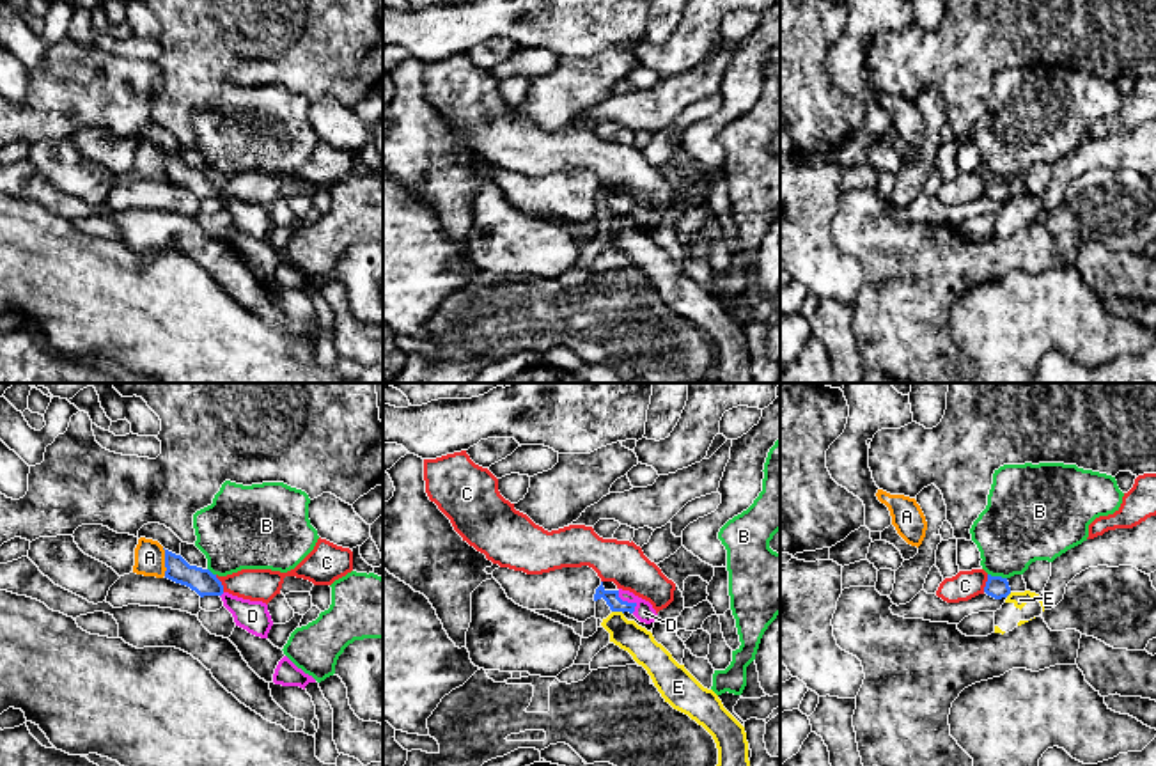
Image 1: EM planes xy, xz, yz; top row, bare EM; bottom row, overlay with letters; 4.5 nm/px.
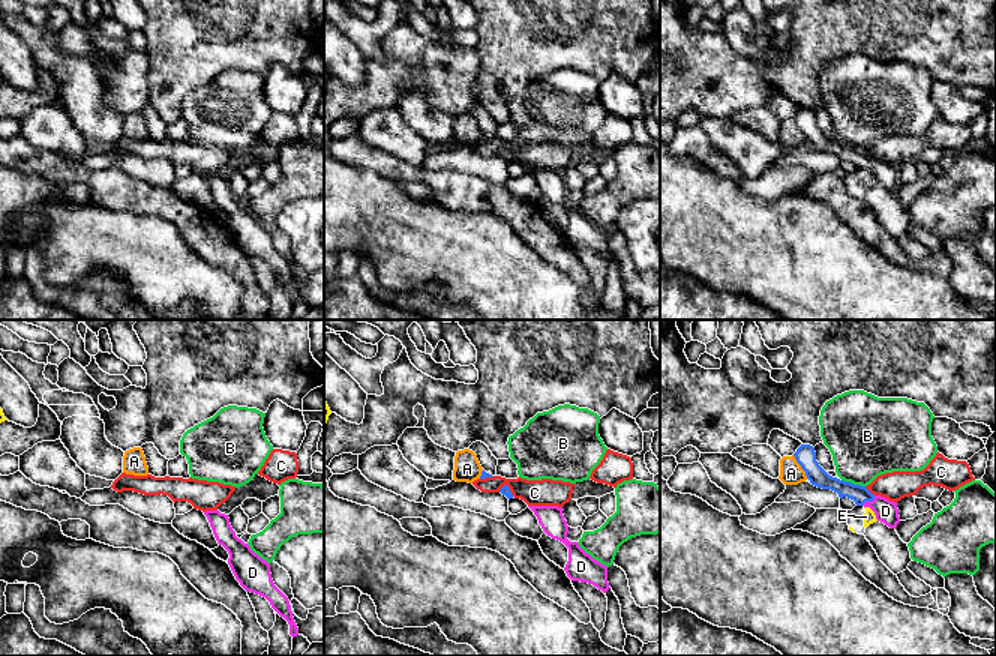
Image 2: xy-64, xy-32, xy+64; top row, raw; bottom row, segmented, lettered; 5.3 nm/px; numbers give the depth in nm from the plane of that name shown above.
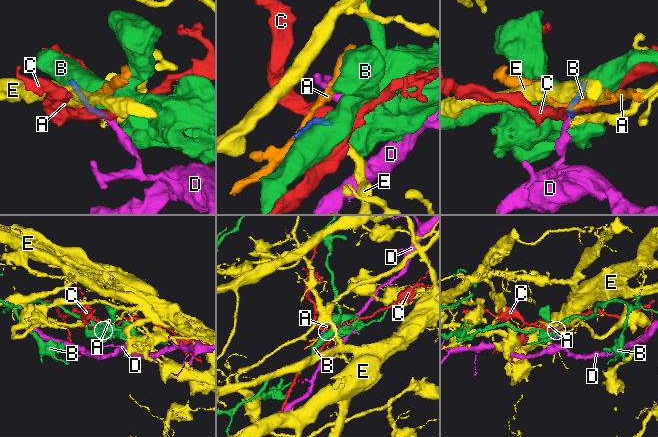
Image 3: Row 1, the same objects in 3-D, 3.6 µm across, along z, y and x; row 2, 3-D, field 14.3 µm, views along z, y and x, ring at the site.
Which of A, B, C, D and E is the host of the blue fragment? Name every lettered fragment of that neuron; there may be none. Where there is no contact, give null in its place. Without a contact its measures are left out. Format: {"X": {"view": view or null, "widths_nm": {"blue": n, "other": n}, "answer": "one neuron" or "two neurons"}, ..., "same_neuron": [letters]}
{"A": {"view": "xy", "widths_nm": {"blue": 110, "other": 140}, "answer": "two neurons"}, "B": {"view": "yz", "widths_nm": {"blue": 100, "other": 340}, "answer": "two neurons"}, "C": {"view": "xy", "widths_nm": {"blue": 110, "other": 140}, "answer": "two neurons"}, "D": {"view": "xz", "widths_nm": {"blue": 70, "other": 90}, "answer": "one neuron"}, "E": {"view": "xz", "widths_nm": {"blue": 70, "other": 140}, "answer": "two neurons"}, "same_neuron": ["D"]}

